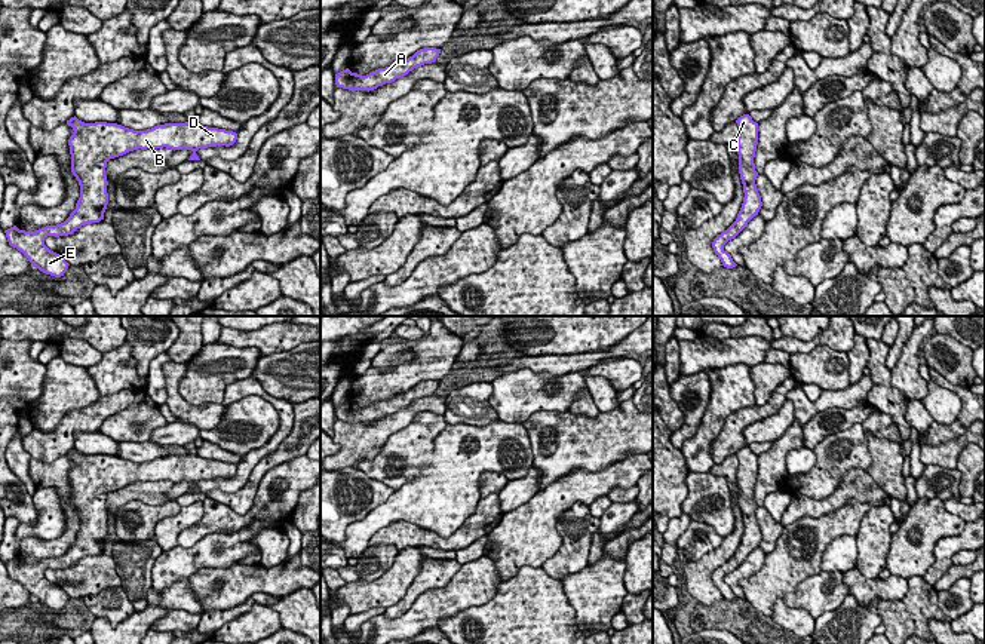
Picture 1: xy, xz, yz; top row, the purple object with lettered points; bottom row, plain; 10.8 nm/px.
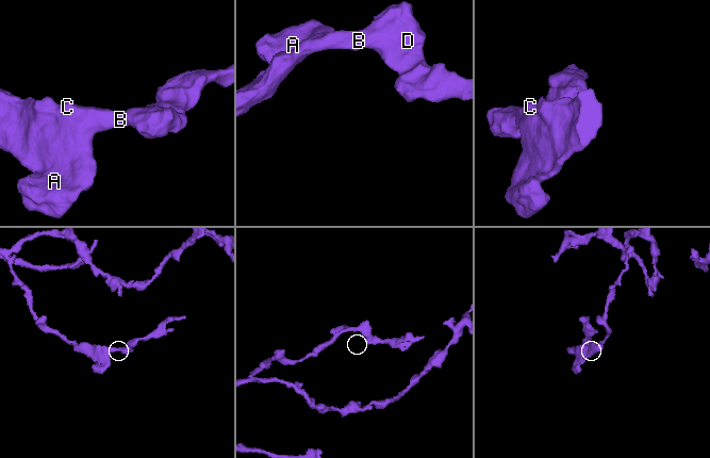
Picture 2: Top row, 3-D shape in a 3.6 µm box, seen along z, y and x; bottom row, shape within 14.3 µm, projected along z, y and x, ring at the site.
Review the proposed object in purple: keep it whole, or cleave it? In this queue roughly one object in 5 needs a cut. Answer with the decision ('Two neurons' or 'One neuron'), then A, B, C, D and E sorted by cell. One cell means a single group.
One neuron. Groups: A B C D E

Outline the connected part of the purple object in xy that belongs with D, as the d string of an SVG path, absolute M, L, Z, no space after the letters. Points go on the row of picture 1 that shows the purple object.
M76 116L67 120L73 128L68 139L71 154L71 172L79 181L80 197L70 217L56 226L46 226L36 231L19 230L16 226L4 230L10 246L21 251L33 267L40 272L61 277L68 269L65 258L45 245L47 236L68 236L86 224L104 220L108 203L105 168L110 159L123 156L134 150L172 148L191 150L188 160L200 160L199 148L225 145L236 142L233 131L208 128L197 122L165 123L147 131L134 131L117 123L95 122L85 123Z

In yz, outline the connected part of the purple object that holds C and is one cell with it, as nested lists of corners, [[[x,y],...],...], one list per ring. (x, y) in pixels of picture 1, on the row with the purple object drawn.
[[[749,114],[740,116],[736,123],[739,126],[739,137],[736,142],[739,154],[739,174],[743,184],[745,197],[736,221],[712,242],[714,252],[727,269],[733,269],[737,264],[724,249],[724,245],[734,239],[748,226],[748,223],[758,215],[758,211],[762,206],[761,196],[755,184],[758,172],[755,171],[754,163],[758,144],[758,123],[754,122]]]

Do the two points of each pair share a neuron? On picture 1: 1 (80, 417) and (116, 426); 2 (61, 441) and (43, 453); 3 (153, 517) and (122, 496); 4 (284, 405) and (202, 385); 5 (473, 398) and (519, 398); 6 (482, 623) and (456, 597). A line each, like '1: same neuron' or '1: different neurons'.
1: different neurons
2: same neuron
3: different neurons
4: different neurons
5: different neurons
6: different neurons

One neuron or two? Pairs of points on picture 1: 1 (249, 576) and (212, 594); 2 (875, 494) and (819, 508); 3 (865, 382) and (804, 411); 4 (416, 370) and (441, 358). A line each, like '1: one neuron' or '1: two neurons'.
1: one neuron
2: one neuron
3: one neuron
4: one neuron

